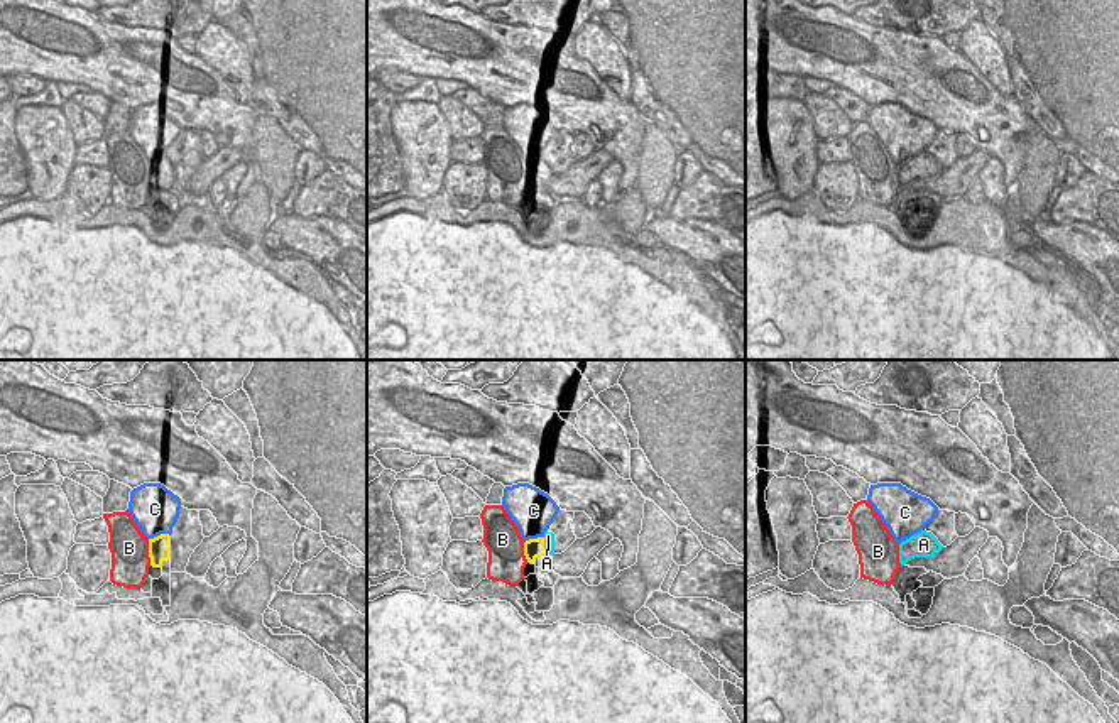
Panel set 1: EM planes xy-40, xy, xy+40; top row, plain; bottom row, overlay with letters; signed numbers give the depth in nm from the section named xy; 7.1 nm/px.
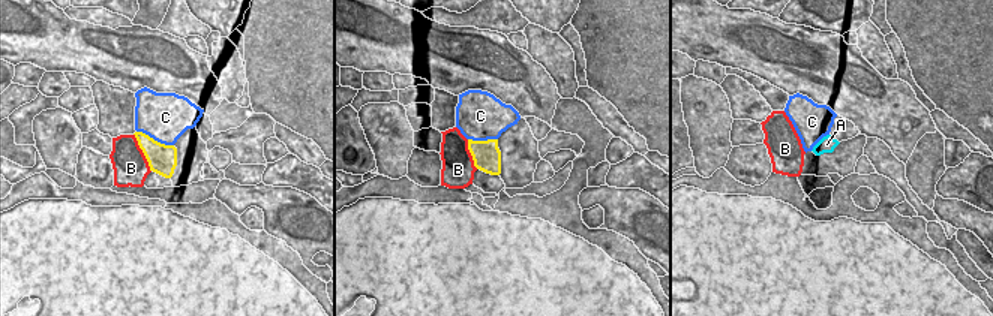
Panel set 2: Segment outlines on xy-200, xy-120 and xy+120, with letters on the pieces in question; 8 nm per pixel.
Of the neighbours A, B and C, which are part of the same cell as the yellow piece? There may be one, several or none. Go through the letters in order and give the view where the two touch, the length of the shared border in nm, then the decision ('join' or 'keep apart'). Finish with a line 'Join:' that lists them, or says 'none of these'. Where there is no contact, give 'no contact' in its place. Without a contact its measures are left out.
A: xy | 130 nm | join
B: xy-40 | 180 nm | keep apart
C: xy-40 | 160 nm | keep apart
Join: A

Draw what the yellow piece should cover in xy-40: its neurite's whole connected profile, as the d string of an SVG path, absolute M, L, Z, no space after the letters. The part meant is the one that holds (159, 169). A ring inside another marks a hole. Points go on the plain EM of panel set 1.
M161 155L149 160L149 179L154 189L162 189L164 182L171 181L171 157Z

